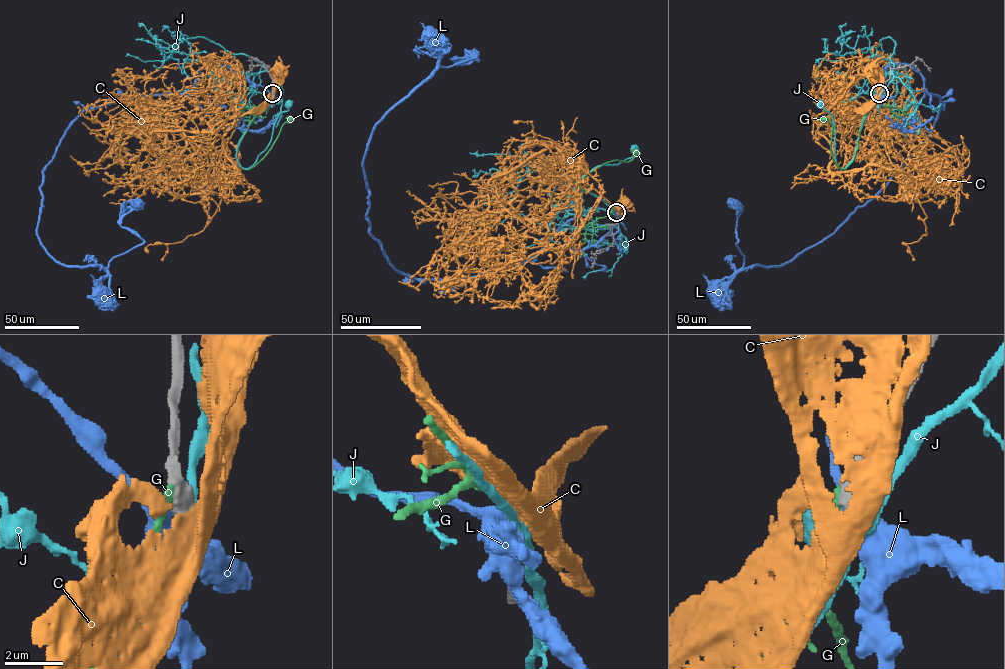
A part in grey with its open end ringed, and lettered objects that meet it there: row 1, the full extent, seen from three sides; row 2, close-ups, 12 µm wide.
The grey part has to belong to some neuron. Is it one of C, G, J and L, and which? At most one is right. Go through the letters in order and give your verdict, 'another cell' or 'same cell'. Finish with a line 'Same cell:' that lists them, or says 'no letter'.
C: another cell
G: same cell
J: another cell
L: another cell
Same cell: G

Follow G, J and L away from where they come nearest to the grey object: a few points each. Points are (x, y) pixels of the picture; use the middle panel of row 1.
G: (616, 212), (601, 199), (577, 186), (602, 164), (615, 160), (628, 162), (636, 153)
J: (617, 214), (604, 201), (577, 185), (597, 166), (618, 164), (630, 158), (634, 148)
L: (616, 213), (585, 210), (533, 260), (477, 275), (392, 266), (369, 233), (367, 145), (438, 67), (472, 55)

